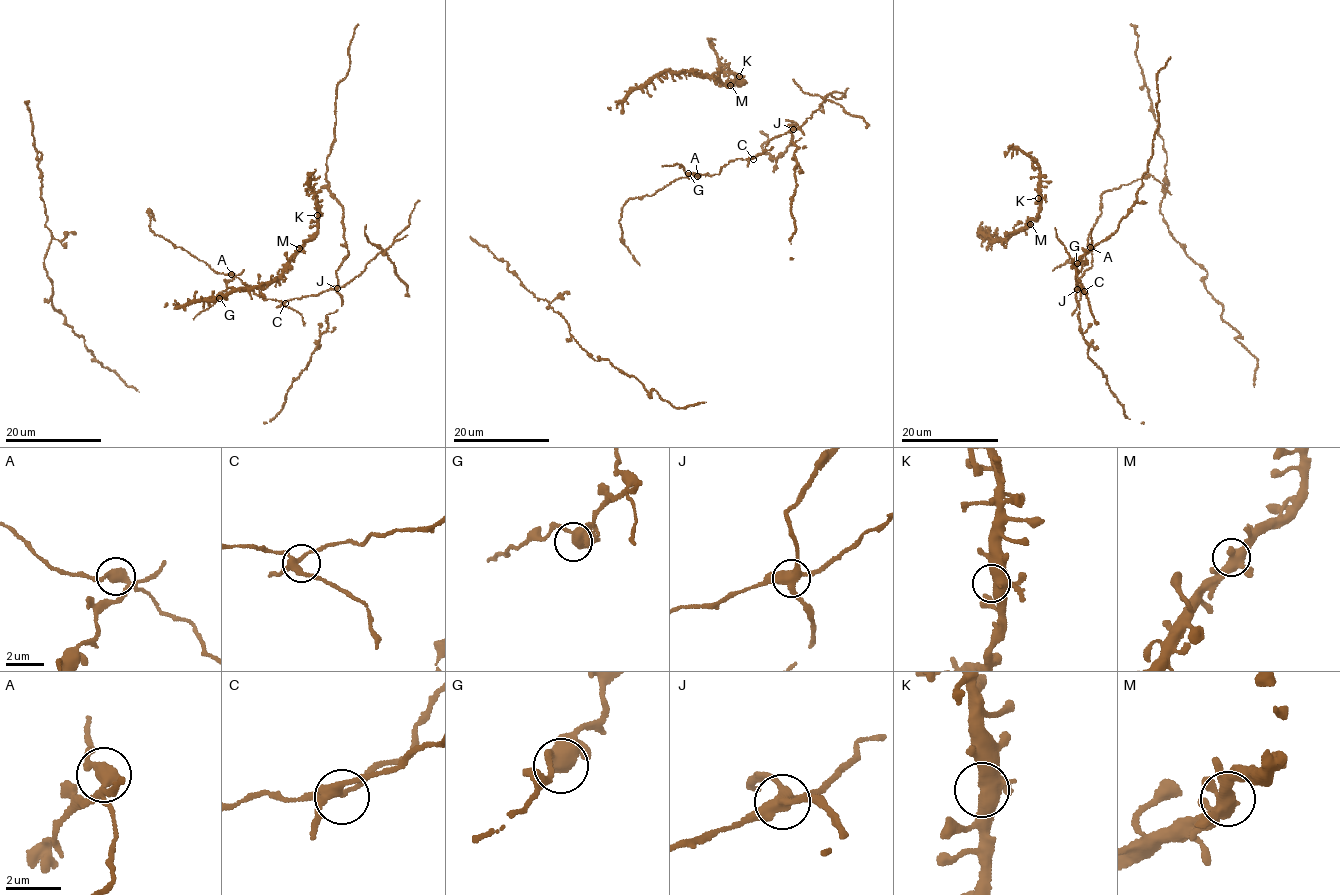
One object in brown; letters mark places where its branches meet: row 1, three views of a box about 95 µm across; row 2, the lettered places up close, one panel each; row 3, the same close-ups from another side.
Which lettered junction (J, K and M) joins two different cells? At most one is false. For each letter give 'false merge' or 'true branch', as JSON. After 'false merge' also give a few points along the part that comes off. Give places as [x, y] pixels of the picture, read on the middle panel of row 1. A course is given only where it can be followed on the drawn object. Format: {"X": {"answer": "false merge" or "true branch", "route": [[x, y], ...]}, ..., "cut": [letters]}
{"J": {"answer": "false merge", "route": [[794, 129], [718, 174], [680, 177], [627, 201], [619, 221], [624, 245], [639, 265]]}, "K": {"answer": "true branch"}, "M": {"answer": "true branch"}, "cut": ["J"]}

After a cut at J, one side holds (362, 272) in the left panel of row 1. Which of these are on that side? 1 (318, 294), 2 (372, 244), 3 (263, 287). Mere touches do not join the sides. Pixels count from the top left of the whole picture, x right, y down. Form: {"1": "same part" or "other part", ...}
{"1": "same part", "2": "same part", "3": "other part"}

